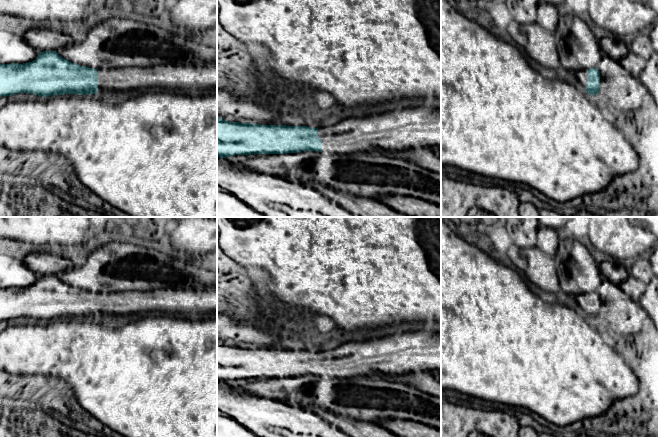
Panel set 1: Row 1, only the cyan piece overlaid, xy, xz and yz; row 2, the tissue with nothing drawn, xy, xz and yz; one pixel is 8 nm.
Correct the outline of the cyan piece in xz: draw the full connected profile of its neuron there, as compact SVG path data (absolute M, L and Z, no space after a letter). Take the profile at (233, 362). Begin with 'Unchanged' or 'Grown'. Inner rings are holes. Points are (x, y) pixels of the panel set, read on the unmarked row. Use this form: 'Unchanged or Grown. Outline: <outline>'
Grown. Outline: M401 331L382 337L363 338L329 351L260 349L228 346L217 341L217 381L286 378L318 375L332 378L371 377L373 374L405 374L411 371L441 371L441 334L431 331Z

